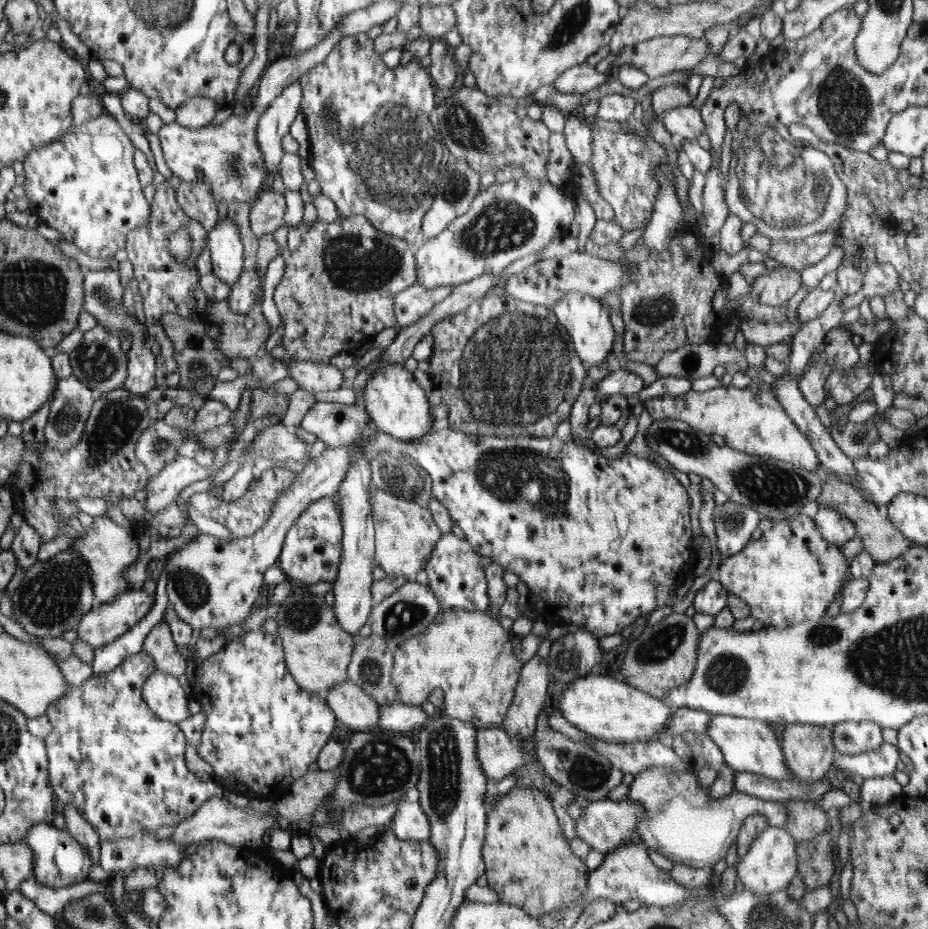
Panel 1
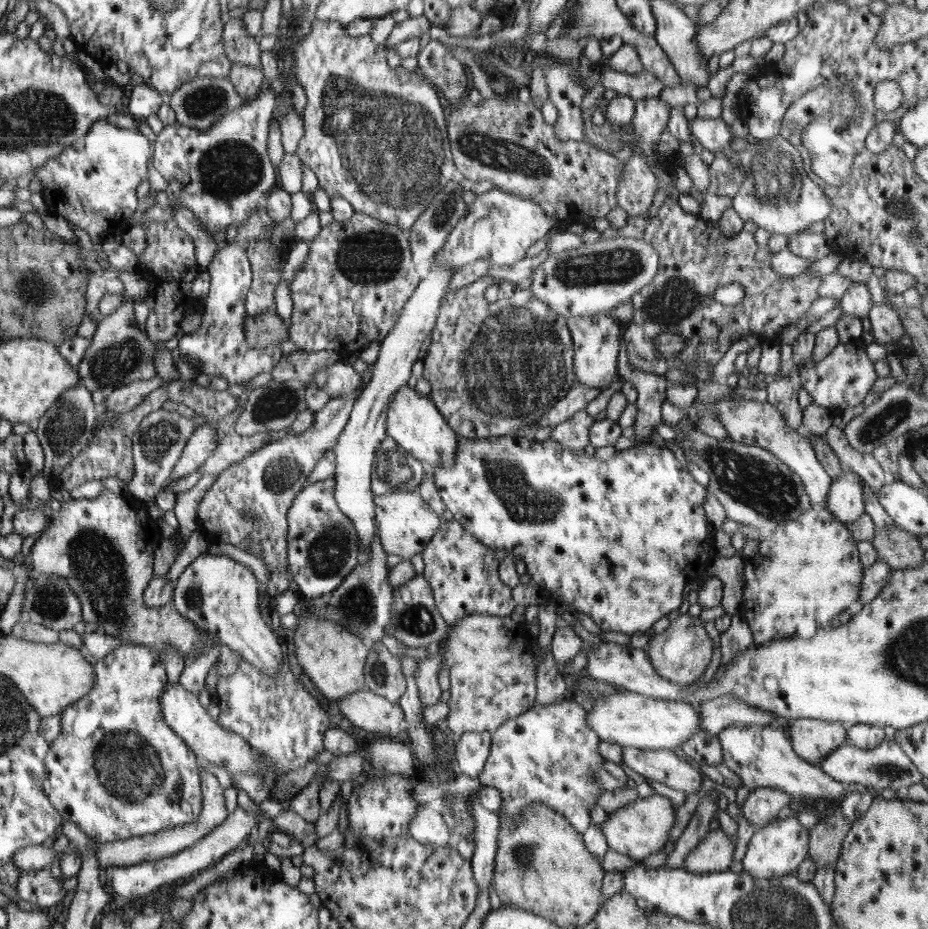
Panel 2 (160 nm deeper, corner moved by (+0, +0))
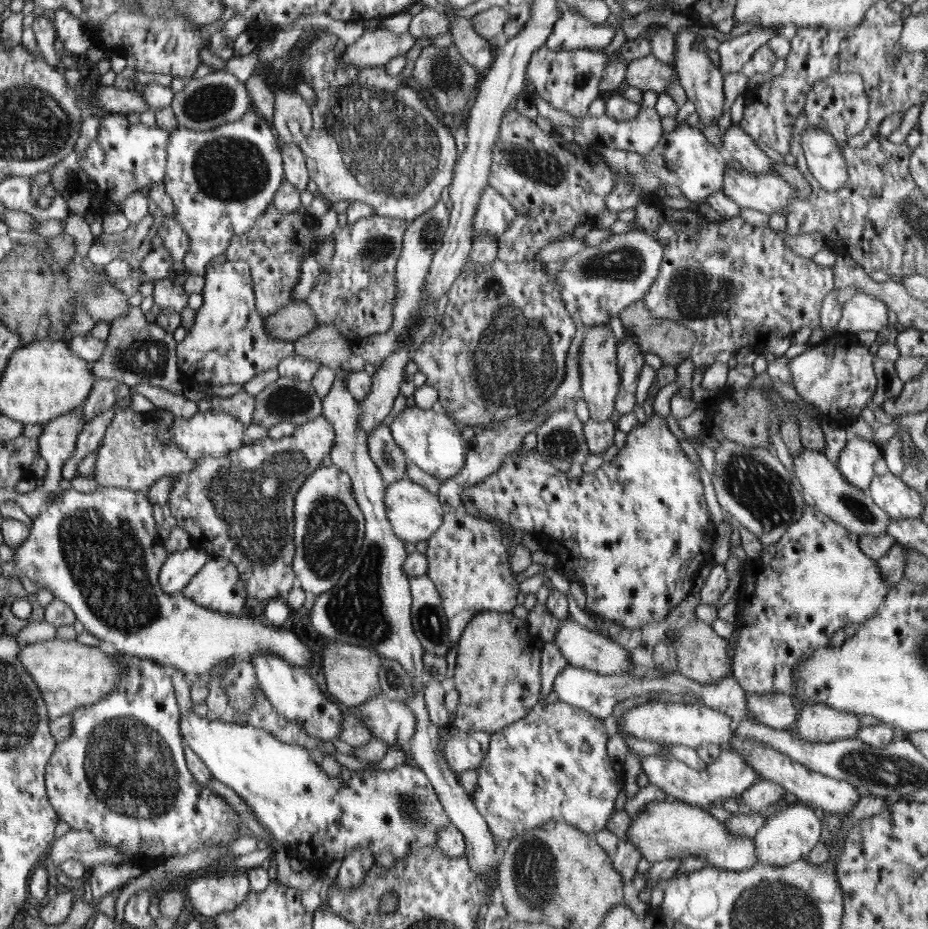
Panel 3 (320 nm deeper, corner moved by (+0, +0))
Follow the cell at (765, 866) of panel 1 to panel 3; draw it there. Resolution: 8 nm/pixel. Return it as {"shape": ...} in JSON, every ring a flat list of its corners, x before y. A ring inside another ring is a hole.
{"shape":[[796,802,780,811,776,816,767,818,764,826,753,837,756,862,770,866,783,867,800,859,806,859,810,851,826,839,825,823,816,809,807,804]]}

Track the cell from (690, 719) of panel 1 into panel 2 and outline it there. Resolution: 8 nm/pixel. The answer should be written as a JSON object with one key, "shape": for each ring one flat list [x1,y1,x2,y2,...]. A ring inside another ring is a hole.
{"shape":[[734,694,718,696,710,702,704,702,698,707,698,714,701,718,700,731,717,735,735,722,771,726,775,718,770,712,762,712,758,708,754,710,752,706,746,706,746,702,738,702]]}

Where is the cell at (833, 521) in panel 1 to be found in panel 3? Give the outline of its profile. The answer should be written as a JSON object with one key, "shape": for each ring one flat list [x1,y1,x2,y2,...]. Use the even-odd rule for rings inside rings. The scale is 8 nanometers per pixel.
{"shape":[[849,436,836,464,838,472,846,482,862,489,869,495,869,486,874,474,874,462,882,454,880,446,874,441]]}

